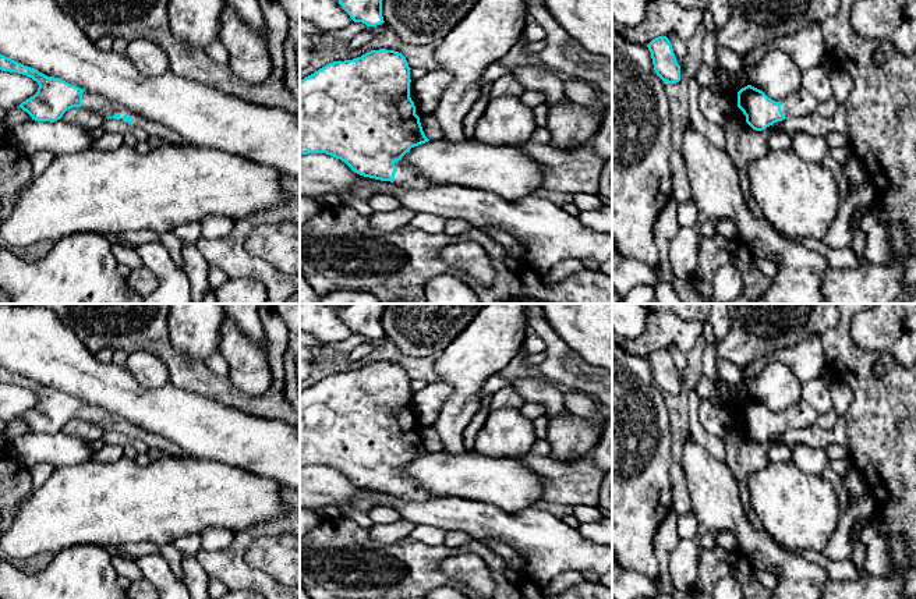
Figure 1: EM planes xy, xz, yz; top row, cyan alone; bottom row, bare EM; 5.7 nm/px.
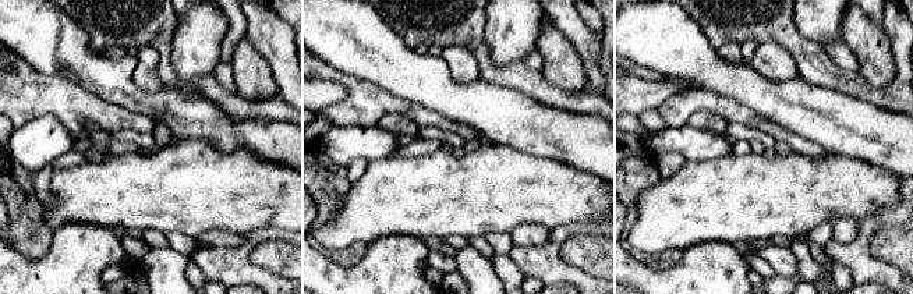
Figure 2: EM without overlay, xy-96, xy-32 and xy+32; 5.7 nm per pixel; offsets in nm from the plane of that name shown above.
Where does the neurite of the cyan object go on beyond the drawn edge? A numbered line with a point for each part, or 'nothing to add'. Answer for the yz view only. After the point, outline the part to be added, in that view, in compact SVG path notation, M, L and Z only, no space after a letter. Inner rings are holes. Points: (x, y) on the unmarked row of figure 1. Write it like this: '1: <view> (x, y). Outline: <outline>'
1: yz (800, 415). Outline: M803 400L781 414L781 422L786 430L816 425L816 419L817 414Z

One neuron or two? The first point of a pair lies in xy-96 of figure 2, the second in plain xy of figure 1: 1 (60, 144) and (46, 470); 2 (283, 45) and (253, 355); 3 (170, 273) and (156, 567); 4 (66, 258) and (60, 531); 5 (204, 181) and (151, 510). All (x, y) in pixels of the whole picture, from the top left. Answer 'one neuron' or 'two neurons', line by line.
1: two neurons
2: two neurons
3: one neuron
4: two neurons
5: one neuron

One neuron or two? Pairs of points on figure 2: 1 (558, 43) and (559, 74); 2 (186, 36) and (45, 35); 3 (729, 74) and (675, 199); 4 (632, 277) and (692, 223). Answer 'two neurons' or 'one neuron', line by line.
1: one neuron
2: two neurons
3: two neurons
4: two neurons

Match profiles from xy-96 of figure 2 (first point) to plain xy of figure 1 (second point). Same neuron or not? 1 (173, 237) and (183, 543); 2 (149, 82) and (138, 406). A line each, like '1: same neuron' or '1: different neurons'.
1: same neuron
2: different neurons

